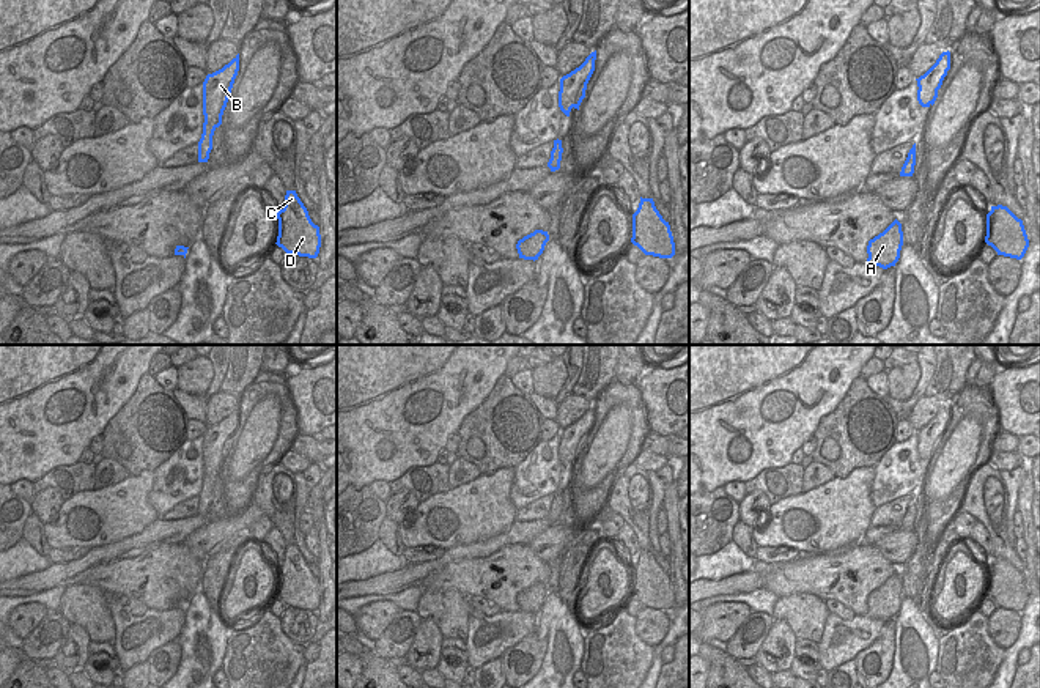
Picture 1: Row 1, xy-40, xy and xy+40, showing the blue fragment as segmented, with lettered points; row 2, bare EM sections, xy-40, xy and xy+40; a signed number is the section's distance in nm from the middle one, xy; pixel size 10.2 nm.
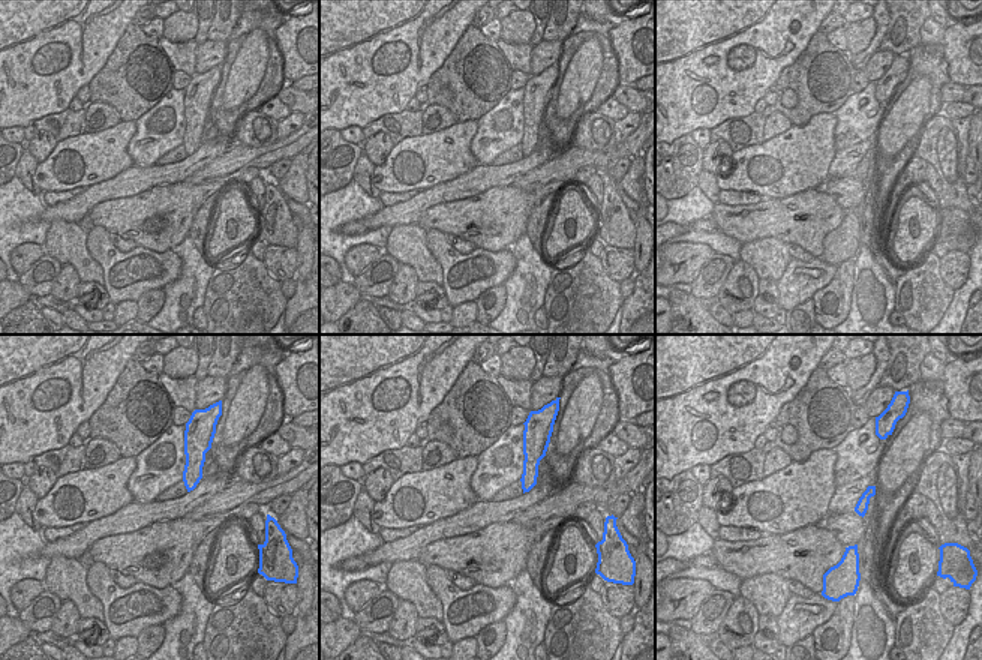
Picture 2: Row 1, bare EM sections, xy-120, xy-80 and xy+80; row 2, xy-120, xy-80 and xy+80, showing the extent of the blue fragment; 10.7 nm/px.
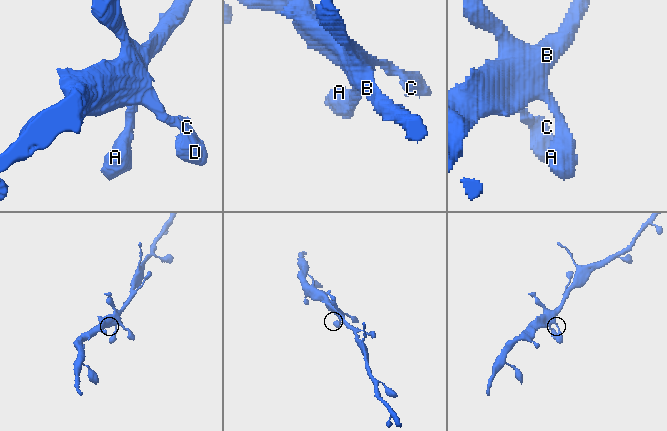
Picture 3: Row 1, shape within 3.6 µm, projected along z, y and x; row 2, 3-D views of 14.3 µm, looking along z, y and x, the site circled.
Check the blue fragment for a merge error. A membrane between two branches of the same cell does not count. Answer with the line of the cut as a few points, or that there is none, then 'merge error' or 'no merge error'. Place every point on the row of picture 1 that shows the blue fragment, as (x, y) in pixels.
cut none; no merge error

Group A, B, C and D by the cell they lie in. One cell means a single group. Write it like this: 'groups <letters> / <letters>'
groups A B C D

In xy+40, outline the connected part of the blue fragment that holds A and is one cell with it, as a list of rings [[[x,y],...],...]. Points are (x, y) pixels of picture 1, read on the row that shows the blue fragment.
[[[895,219],[883,233],[869,241],[867,263],[887,269],[895,266],[903,246],[902,224]]]

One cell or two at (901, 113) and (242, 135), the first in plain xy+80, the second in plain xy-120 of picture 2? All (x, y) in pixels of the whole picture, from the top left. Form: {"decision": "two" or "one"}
{"decision": "two"}

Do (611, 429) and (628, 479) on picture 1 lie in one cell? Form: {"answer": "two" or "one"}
{"answer": "two"}

